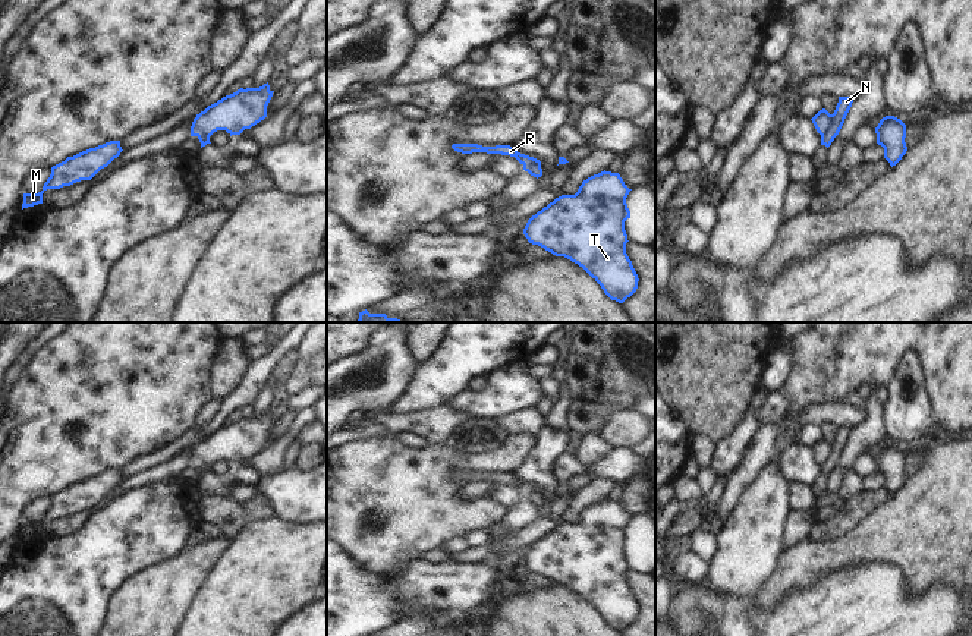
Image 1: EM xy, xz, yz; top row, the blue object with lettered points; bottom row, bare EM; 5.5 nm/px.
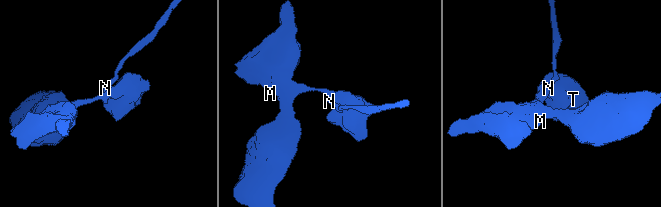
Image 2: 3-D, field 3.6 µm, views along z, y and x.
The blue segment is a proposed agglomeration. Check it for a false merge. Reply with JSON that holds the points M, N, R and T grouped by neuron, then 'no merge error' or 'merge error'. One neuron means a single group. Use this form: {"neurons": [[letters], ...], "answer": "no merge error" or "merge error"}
{"neurons": [["M", "R", "T"], ["N"]], "answer": "merge error"}

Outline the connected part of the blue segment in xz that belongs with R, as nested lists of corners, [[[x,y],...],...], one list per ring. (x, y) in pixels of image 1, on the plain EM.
[[[453,472],[452,476],[462,482],[487,481],[487,482],[510,484],[510,485],[515,485],[523,494],[526,494],[532,489],[541,492],[540,488],[525,484],[525,482],[520,482],[510,473],[482,475],[478,472]]]

